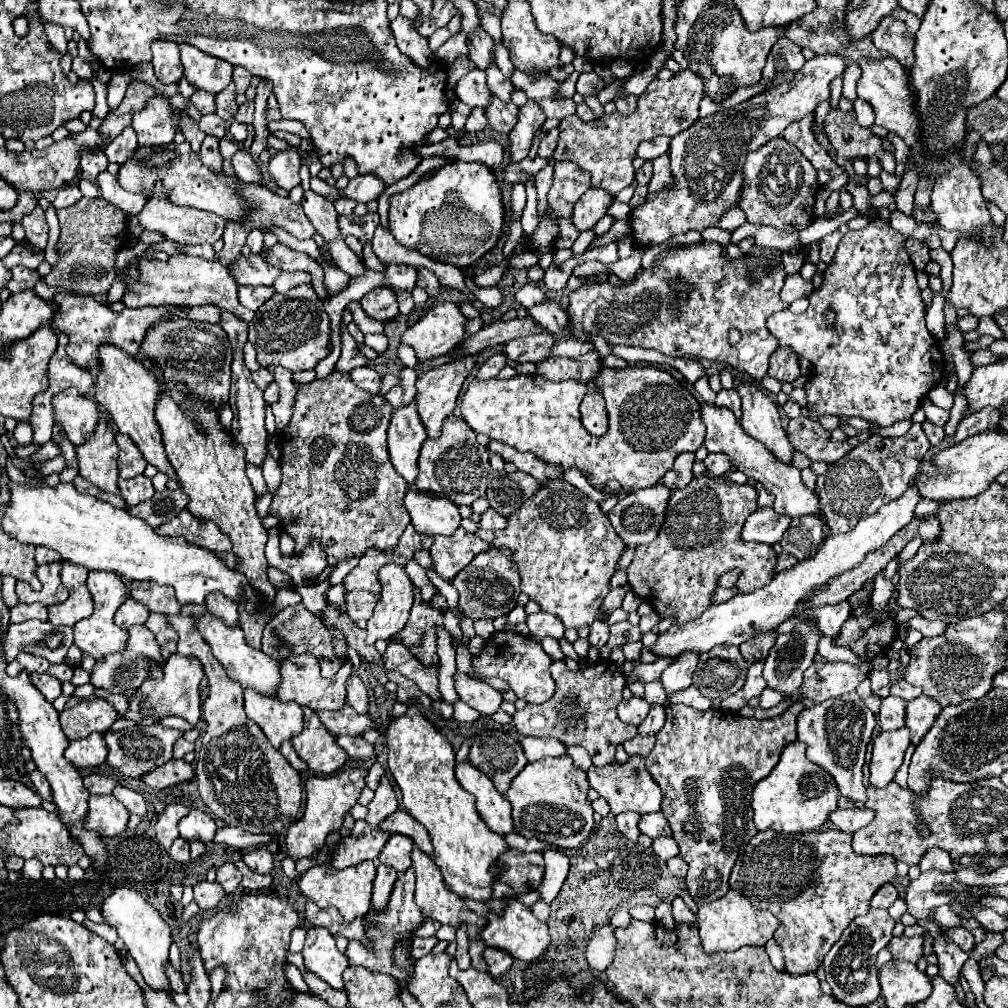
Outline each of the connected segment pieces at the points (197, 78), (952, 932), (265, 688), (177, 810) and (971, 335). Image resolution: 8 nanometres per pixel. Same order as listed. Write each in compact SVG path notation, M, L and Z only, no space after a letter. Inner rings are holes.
M180 44L180 56L184 66L184 76L200 90L218 94L222 92L232 80L232 64L222 62L210 54L202 54L194 46Z
M958 926L958 928L946 928L946 930L942 932L942 936L944 936L946 940L956 942L956 944L962 946L964 950L972 950L972 948L974 948L974 936L972 936L966 928L962 928L962 926Z
M206 614L204 618L200 618L200 622L196 626L232 680L236 680L242 688L252 688L260 694L270 694L272 698L278 696L278 686L282 680L280 678L280 664L274 662L270 656L266 656L262 650L254 650L252 646L248 646L240 626L228 628L224 622L214 618L212 614Z
M168 804L164 808L164 812L160 814L160 818L156 822L156 836L158 836L158 842L166 850L170 850L170 844L174 842L174 838L178 838L178 822L188 812L190 812L190 808L184 804Z
M982 318L976 329L962 333L965 341L974 341L984 334L988 334L988 336L992 336L996 340L1004 340L1006 338L1004 332L998 328L998 324L992 318Z

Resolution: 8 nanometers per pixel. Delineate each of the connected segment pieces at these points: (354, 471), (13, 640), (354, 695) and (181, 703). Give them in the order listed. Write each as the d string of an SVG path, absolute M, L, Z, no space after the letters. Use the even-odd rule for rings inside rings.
M330 374L328 378L314 380L310 386L298 390L292 418L278 436L282 482L270 504L270 514L280 520L278 528L296 542L296 556L302 554L302 546L308 546L316 538L326 552L328 566L336 566L350 558L360 558L368 548L390 550L410 524L410 516L402 504L408 484L396 474L388 456L386 430L390 414L392 406L382 394L358 390L348 374Z
M26 620L20 624L10 624L8 634L4 638L4 656L8 662L16 658L18 652L30 652L36 656L46 658L48 662L64 662L68 648L72 646L72 628L68 626L54 626L52 622L40 622L40 620ZM62 632L62 644L56 650L50 650L42 644L42 640L50 634Z
M358 676L348 678L348 704L360 714L368 712L368 694Z
M172 654L164 664L164 678L160 682L144 682L140 686L140 694L136 694L130 700L126 718L132 718L142 726L150 726L150 724L158 724L164 716L174 714L174 716L182 716L192 726L196 726L200 720L198 684L202 678L204 678L204 668L202 668L202 662L198 662L198 658Z

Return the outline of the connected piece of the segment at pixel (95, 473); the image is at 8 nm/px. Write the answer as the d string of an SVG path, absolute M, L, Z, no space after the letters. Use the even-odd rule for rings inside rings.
M104 418L98 422L94 434L82 446L76 446L80 476L92 482L98 490L118 496L118 446L114 432L106 426Z

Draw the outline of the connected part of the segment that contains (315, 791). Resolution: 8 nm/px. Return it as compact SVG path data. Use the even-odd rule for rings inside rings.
M364 768L340 770L332 776L310 776L306 780L306 810L304 816L288 828L286 834L286 852L290 858L306 858L312 856L326 840L328 832L338 830L342 826L344 814L356 804L360 790L364 788Z

